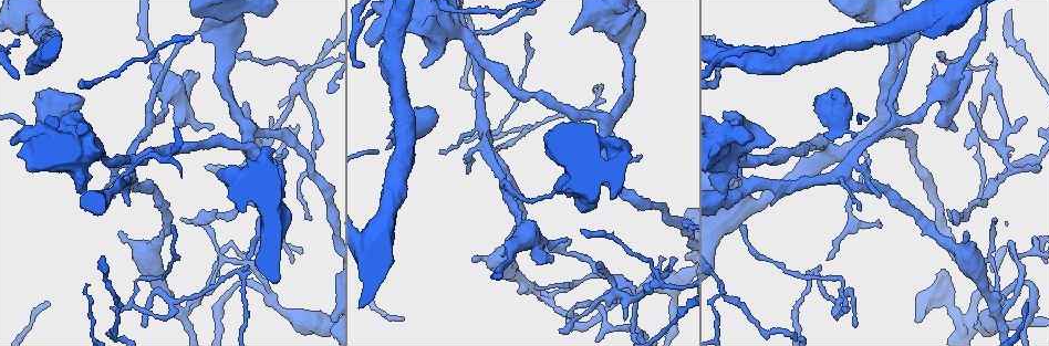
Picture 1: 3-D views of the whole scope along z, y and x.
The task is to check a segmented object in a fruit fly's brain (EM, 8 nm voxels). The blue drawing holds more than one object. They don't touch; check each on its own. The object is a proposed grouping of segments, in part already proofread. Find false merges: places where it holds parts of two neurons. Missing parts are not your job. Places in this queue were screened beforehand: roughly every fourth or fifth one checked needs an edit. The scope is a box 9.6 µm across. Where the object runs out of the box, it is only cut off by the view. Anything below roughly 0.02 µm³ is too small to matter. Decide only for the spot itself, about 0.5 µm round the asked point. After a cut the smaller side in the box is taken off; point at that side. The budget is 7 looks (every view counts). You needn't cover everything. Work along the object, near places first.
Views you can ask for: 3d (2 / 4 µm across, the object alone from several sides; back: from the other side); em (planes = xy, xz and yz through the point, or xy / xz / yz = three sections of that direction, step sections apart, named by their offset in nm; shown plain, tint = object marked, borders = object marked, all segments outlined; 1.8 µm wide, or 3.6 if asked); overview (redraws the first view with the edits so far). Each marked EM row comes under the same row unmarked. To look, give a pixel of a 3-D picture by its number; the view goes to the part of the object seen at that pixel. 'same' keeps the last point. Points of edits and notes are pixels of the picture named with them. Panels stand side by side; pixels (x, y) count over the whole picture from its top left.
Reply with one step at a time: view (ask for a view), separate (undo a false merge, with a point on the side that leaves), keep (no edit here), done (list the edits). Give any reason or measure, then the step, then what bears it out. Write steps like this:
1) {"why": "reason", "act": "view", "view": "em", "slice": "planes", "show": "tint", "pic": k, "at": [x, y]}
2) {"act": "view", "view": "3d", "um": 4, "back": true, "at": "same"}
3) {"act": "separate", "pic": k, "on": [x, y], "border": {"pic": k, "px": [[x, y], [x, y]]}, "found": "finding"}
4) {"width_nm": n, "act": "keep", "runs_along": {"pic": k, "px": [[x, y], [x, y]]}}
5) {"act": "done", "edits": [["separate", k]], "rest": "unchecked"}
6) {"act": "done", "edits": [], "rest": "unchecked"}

{"why": "calibre changes", "act": "view", "view": "em", "slice": "planes", "show": "tint", "pic": 1, "at": [997, 309]}

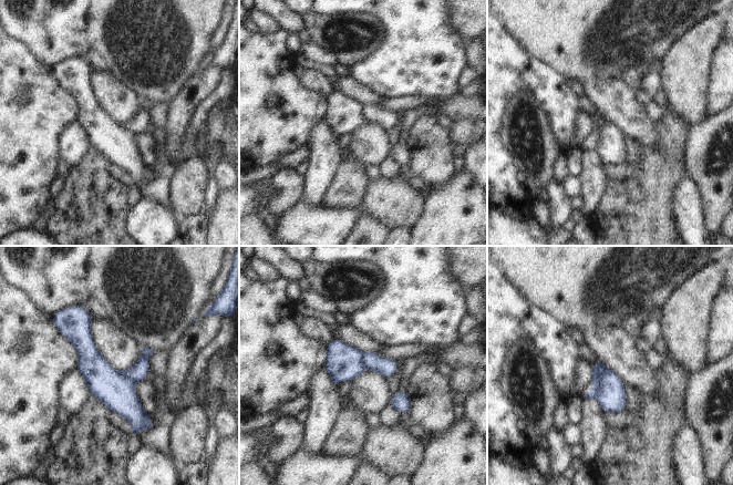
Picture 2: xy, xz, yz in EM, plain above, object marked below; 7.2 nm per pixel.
{"width_nm": 220, "act": "separate", "pic": 2, "on": [599, 372], "border": {"pic": 2, "px": [[607, 368], [595, 398]]}, "found": "a second neuron is stuck on"}

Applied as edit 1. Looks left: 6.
{"why": "see it whole again", "act": "view", "view": "overview"}

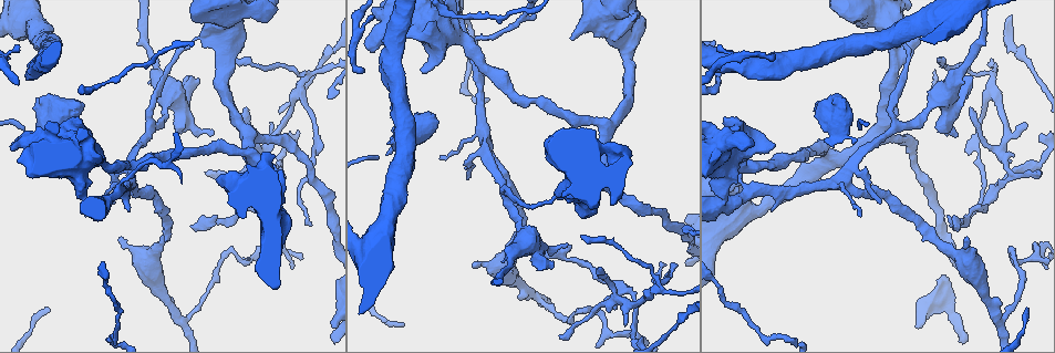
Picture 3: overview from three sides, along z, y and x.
{"why": "calibre changes", "act": "view", "view": "em", "slice": "planes", "show": "tint", "pic": 3, "at": [187, 124]}

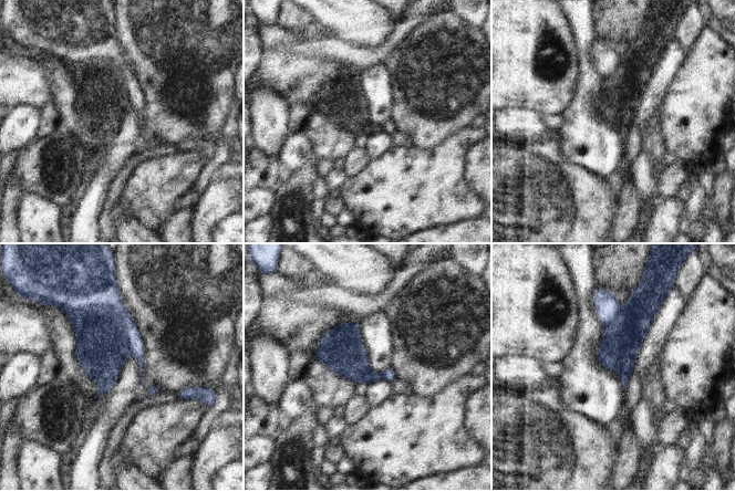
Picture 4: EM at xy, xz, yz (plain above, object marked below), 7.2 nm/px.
{"act": "keep", "found": "continuous, no second neuron"}

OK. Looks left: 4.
{"why": "sharp bend", "act": "view", "view": "3d", "um": 2, "pic": 3, "at": [997, 96]}

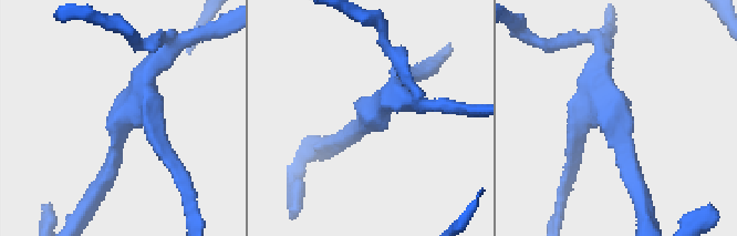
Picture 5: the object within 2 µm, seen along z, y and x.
{"arms": 4, "why": "need the tissue", "act": "view", "view": "em", "slice": "planes", "show": "borders", "pic": 5, "at": [372, 110]}

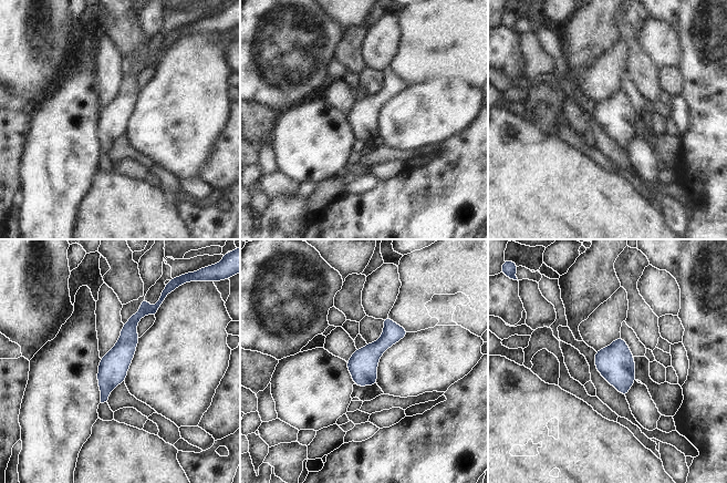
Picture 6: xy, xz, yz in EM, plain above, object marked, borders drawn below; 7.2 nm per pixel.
{"width_nm": 220, "act": "keep", "runs_along": {"pic": 6, "px": [[154, 309], [132, 322], [103, 399]]}, "found": "continuous, no second neuron"}

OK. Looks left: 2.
{"act": "done", "edits": [["separate", 2]], "rest": "unchecked"}

